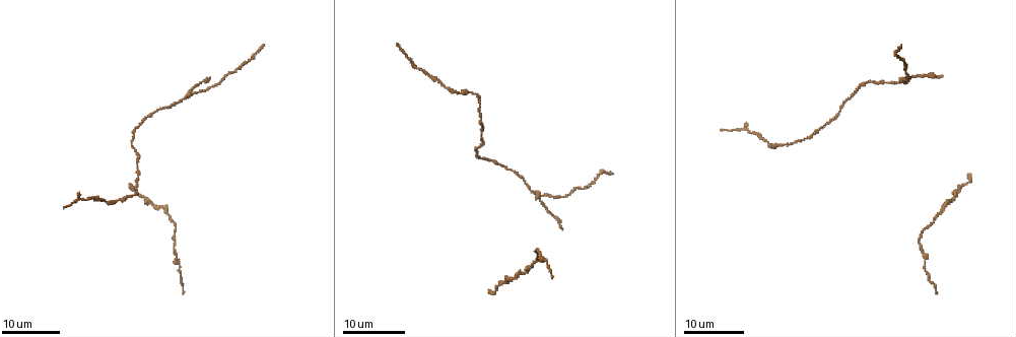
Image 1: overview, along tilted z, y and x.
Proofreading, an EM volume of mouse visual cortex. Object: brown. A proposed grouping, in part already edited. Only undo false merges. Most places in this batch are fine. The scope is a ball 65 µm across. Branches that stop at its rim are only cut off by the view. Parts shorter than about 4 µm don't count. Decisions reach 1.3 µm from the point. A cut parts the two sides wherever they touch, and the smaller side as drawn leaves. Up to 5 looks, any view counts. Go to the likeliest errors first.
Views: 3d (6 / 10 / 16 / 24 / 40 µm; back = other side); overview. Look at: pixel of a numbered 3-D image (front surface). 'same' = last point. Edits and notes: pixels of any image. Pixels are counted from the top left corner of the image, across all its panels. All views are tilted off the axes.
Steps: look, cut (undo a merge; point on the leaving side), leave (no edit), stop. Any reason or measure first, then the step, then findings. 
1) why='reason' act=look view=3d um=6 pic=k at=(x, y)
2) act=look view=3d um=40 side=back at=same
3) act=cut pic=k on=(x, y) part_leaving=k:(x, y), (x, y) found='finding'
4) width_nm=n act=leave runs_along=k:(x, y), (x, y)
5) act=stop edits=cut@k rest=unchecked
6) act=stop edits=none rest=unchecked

why='calibre changes' act=look view=3d um=16 pic=1 at=(775, 145)

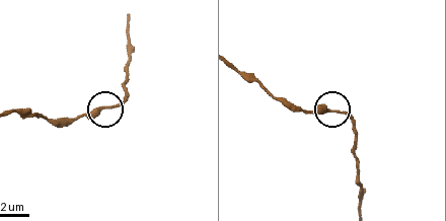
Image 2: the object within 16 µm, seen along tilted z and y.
act=look view=3d um=10 pic=2 at=(336, 110)

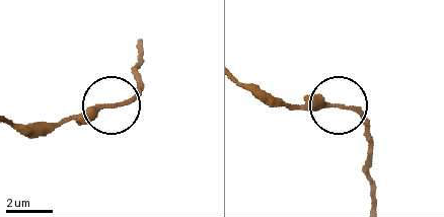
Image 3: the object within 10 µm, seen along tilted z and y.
act=leave runs_along=3:(141, 45), (142, 90), (59, 121) found='continuous, no second cell'

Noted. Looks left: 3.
act=look view=3d um=24 pic=1 at=(535, 199)

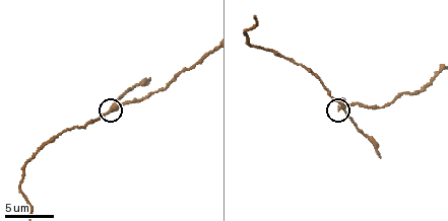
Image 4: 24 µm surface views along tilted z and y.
why='zoom in' act=look view=3d um=6 pic=4 at=(339, 110)

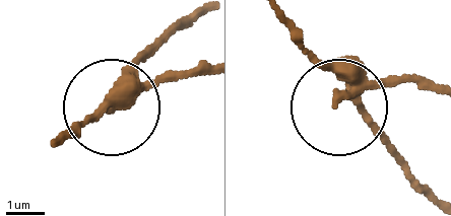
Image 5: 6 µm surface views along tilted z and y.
side_arm_um=18 act=cut pic=5 on=(195, 75) part_leaving=5:(143, 92), (207, 69) found='two cells meet here'

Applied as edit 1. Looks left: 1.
why='calibre changes' act=look view=3d um=10 pic=4 at=(365, 136)

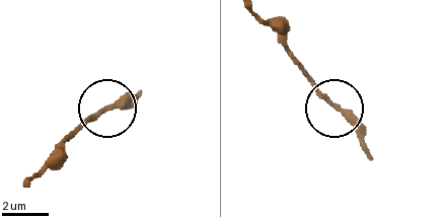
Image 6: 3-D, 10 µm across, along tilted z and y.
act=leave found='one cell here'

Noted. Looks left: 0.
act=stop edits=cut@5 rest=unchecked

